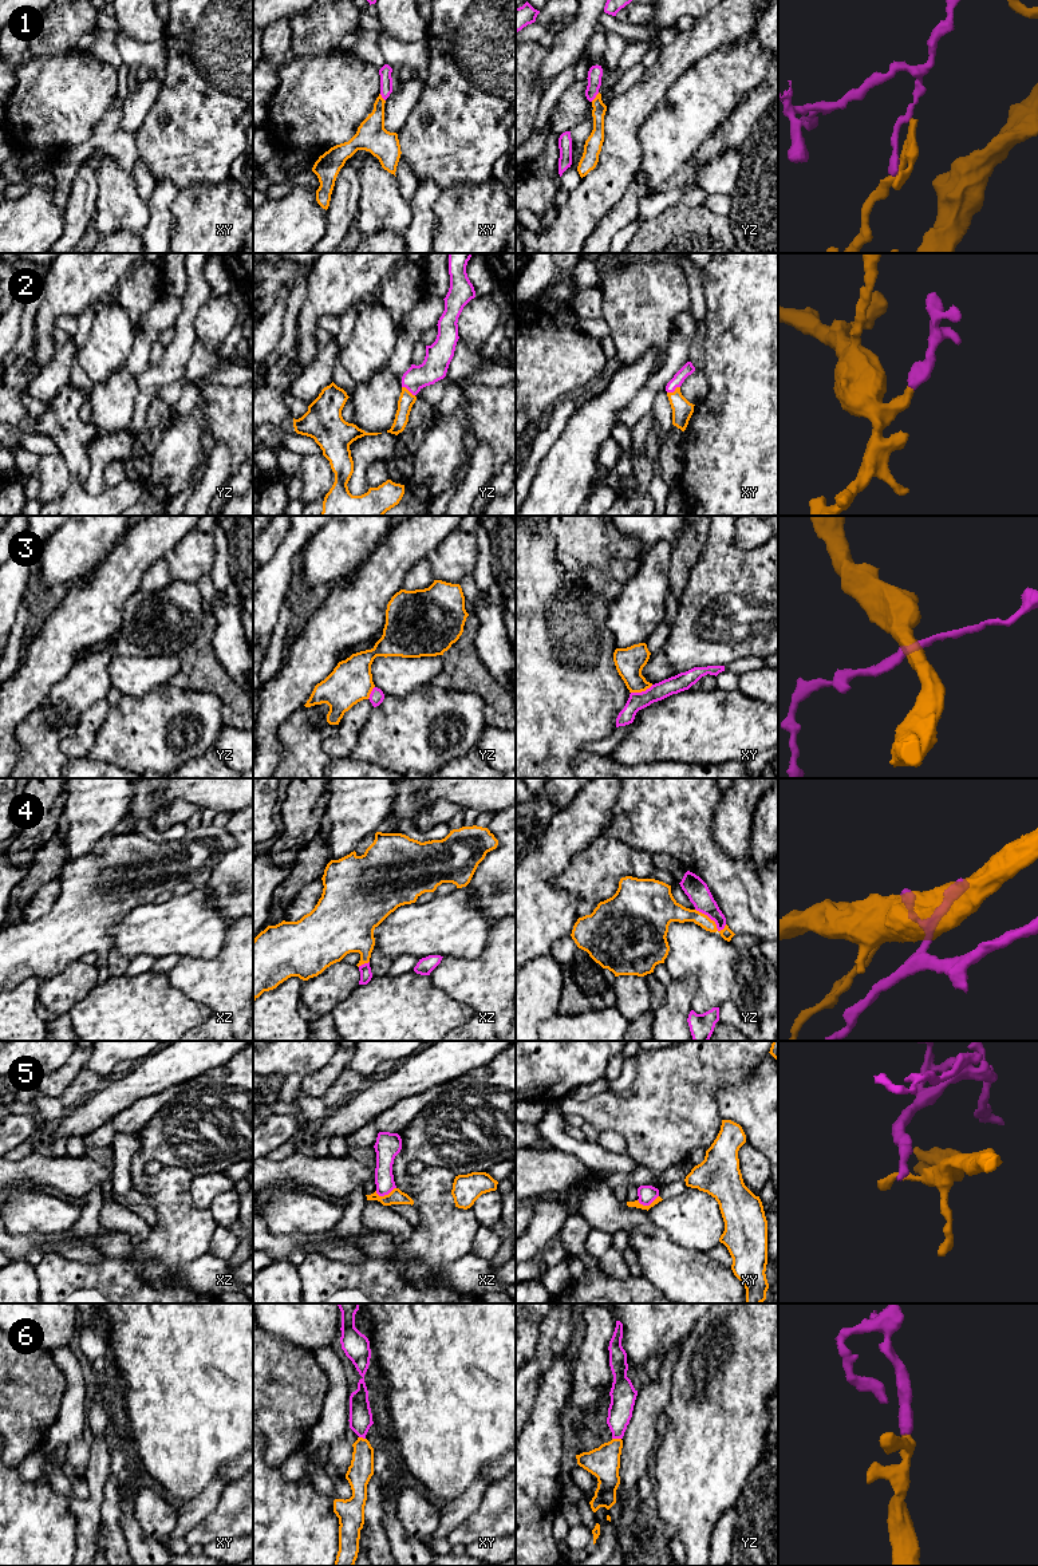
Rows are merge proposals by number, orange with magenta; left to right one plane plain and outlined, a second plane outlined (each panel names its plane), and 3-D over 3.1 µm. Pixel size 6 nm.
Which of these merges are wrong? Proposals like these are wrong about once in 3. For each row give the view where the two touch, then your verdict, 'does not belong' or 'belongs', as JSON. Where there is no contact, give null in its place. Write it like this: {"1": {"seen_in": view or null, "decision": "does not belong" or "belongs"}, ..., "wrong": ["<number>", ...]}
{"1": {"seen_in": "yz", "decision": "does not belong"}, "2": {"seen_in": "xy", "decision": "belongs"}, "3": {"seen_in": "xy", "decision": "does not belong"}, "4": {"seen_in": "yz", "decision": "does not belong"}, "5": {"seen_in": "xy", "decision": "does not belong"}, "6": {"seen_in": "yz", "decision": "belongs"}, "wrong": ["1", "3", "4", "5"]}

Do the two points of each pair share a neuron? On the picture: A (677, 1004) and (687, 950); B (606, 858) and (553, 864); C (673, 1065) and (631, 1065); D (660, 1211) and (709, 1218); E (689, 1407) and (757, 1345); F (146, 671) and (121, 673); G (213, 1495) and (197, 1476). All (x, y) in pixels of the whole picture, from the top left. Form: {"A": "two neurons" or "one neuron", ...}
{"A": "two neurons", "B": "two neurons", "C": "two neurons", "D": "one neuron", "E": "one neuron", "F": "one neuron", "G": "two neurons"}

